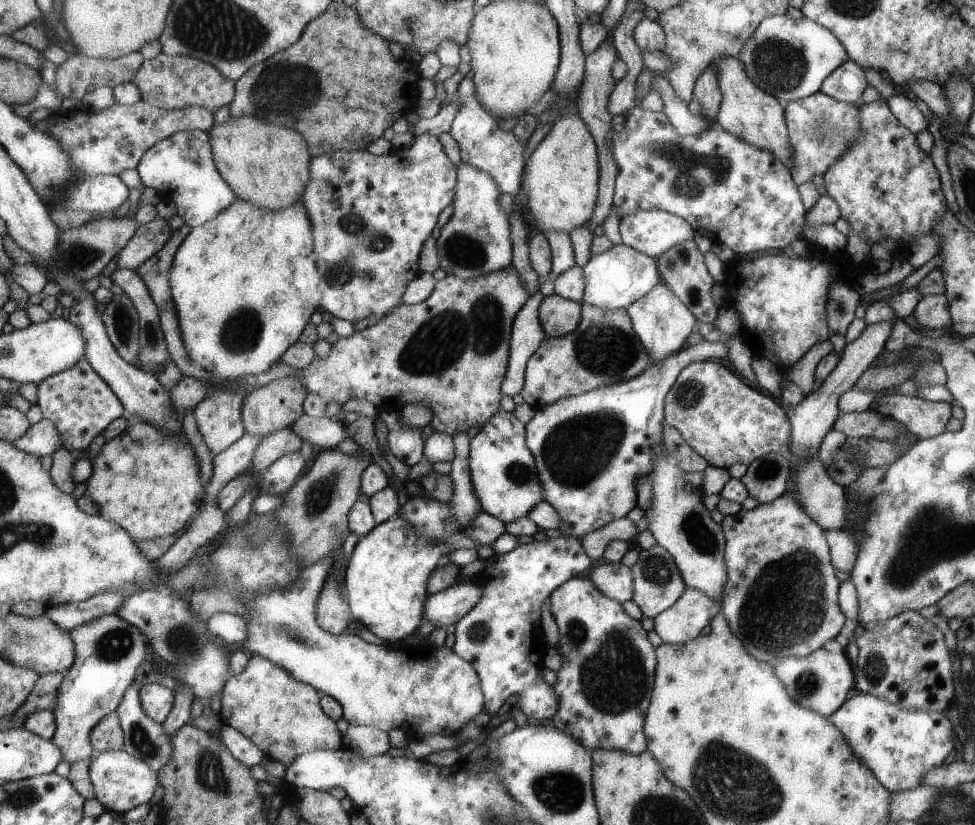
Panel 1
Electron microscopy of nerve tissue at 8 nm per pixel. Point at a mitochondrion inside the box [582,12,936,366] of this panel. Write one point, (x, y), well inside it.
(696, 175)

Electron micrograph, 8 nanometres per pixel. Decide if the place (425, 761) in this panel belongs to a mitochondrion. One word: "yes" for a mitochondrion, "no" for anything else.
no

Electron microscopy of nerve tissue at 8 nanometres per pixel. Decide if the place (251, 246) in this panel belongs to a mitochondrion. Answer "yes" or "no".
no

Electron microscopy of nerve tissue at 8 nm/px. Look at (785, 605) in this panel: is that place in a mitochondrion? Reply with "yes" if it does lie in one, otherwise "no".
yes

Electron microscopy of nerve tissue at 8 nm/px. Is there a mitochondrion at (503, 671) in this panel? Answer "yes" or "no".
no

